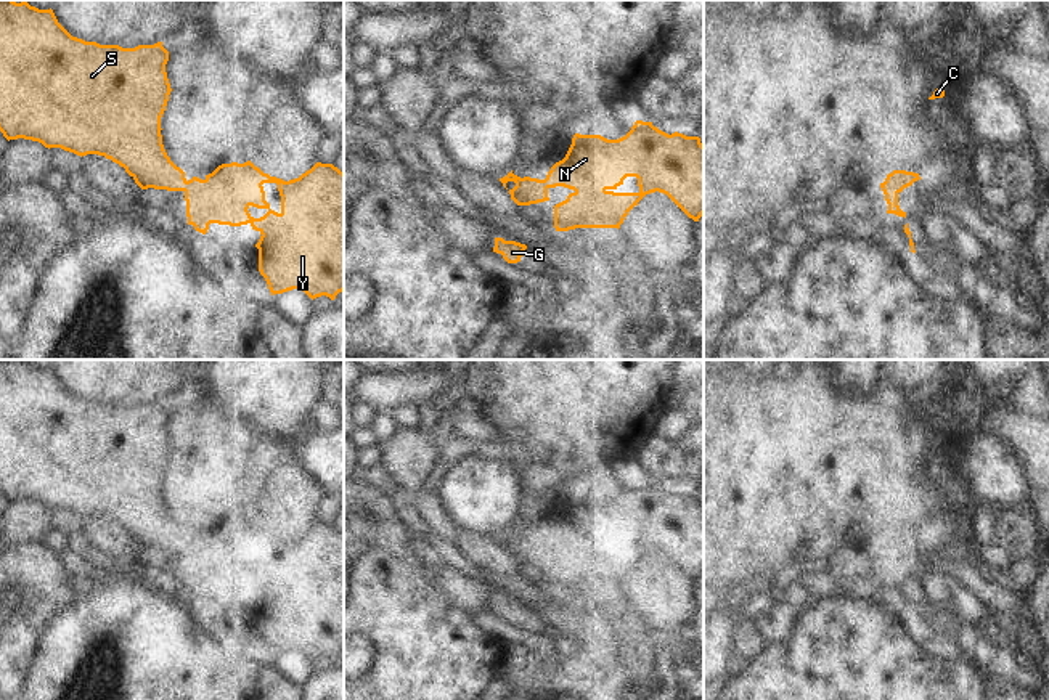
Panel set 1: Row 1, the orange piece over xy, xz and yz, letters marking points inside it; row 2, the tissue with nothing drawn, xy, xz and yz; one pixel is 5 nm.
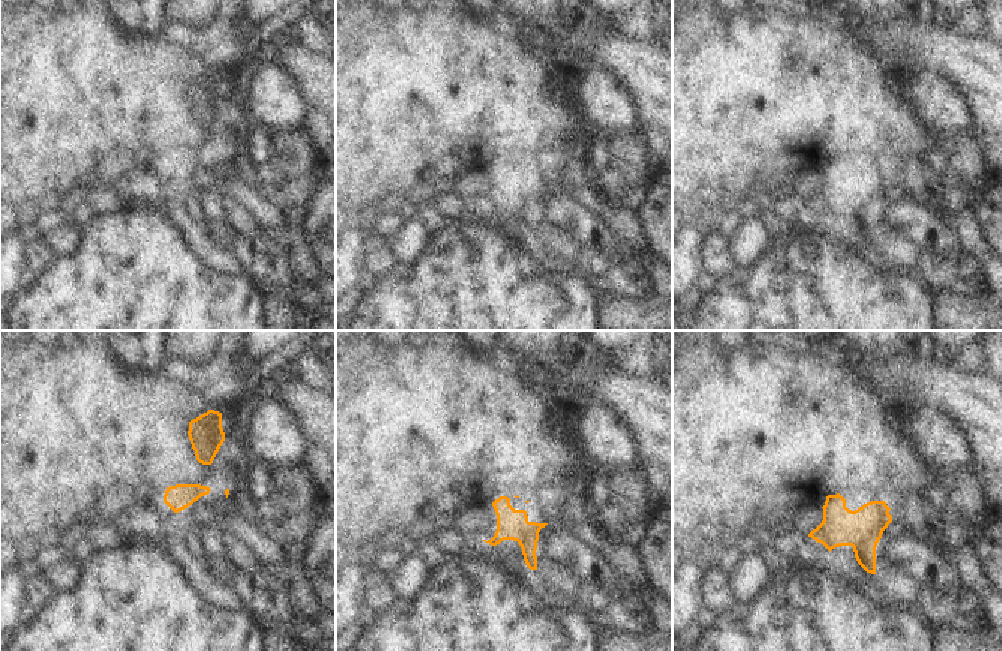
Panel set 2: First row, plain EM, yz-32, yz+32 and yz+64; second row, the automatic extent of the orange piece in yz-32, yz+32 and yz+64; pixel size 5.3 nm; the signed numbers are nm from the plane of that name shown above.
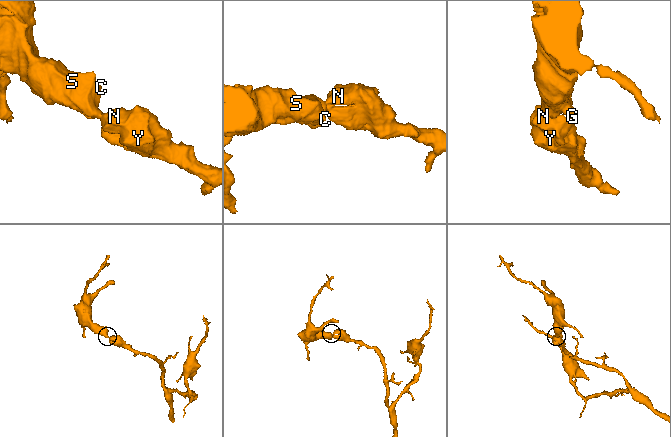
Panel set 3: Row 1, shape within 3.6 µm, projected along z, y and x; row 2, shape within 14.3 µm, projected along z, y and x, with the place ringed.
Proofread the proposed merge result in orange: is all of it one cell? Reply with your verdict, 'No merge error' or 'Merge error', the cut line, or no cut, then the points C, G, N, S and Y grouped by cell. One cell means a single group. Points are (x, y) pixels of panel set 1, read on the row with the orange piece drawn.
No merge error. No split. Groups: C G N S Y

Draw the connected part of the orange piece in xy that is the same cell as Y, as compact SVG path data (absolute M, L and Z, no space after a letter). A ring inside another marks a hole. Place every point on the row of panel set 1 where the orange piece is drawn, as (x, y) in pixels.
M0 0L0 132L10 140L32 140L45 148L61 148L77 156L98 154L125 169L141 189L183 191L188 225L206 234L210 223L241 226L251 225L262 236L259 271L271 295L292 289L304 291L312 300L321 295L336 299L344 291L344 173L333 164L316 162L299 178L284 181L263 173L251 161L218 165L204 180L185 178L185 172L167 156L161 117L172 92L165 64L169 51L162 42L122 48L100 45L72 37L56 19L53 10L39 10L27 2ZM263 183L276 183L281 196L281 212L270 209Z

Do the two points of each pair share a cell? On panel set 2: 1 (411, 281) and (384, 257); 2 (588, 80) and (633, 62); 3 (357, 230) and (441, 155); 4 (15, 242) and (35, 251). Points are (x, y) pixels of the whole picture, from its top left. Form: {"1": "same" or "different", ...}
{"1": "different", "2": "different", "3": "different", "4": "different"}

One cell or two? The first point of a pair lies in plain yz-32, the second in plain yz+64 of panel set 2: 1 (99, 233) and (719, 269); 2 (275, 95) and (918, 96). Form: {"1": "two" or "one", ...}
{"1": "two", "2": "one"}

